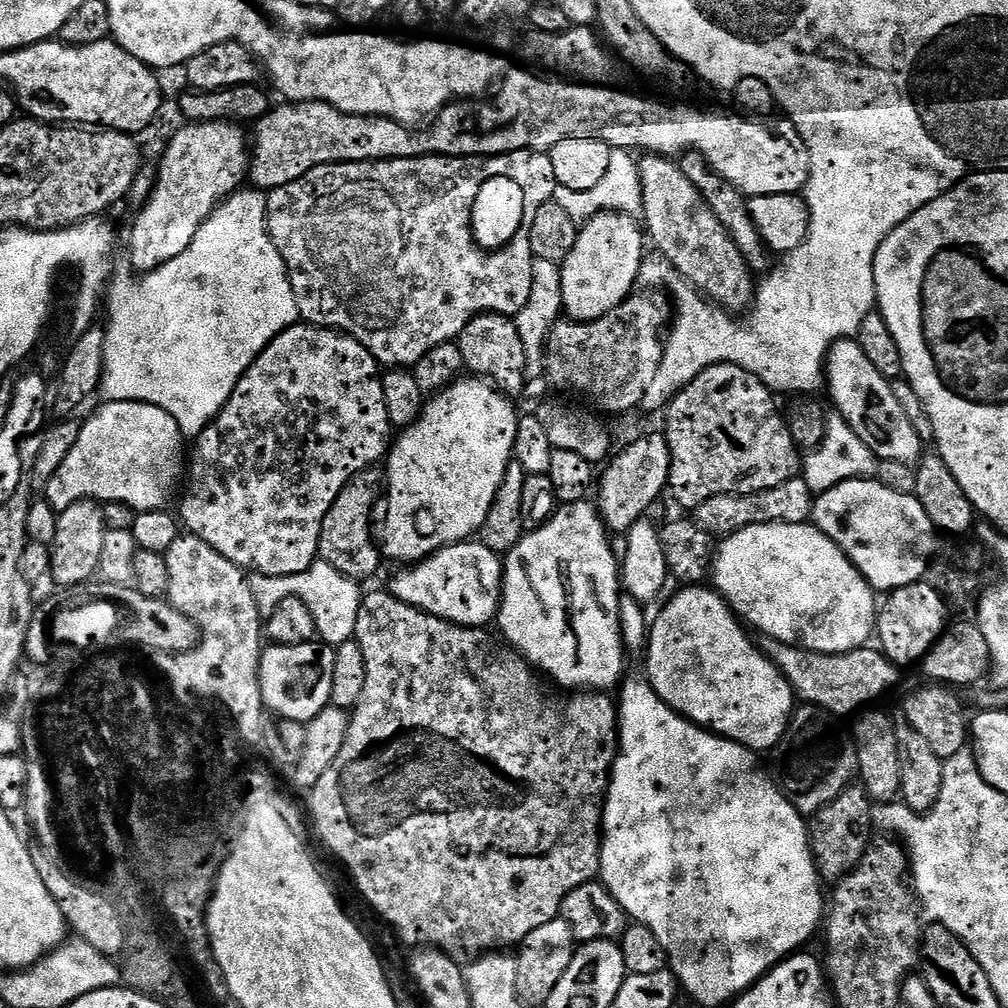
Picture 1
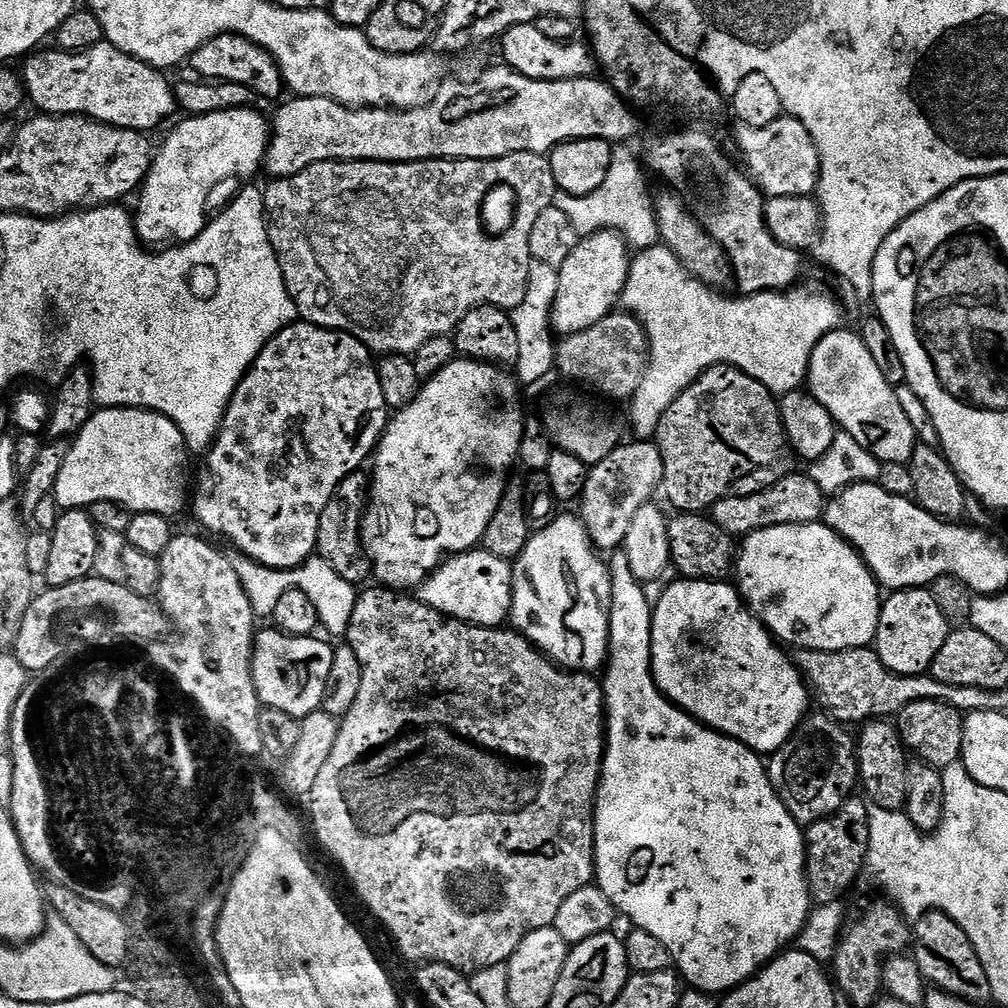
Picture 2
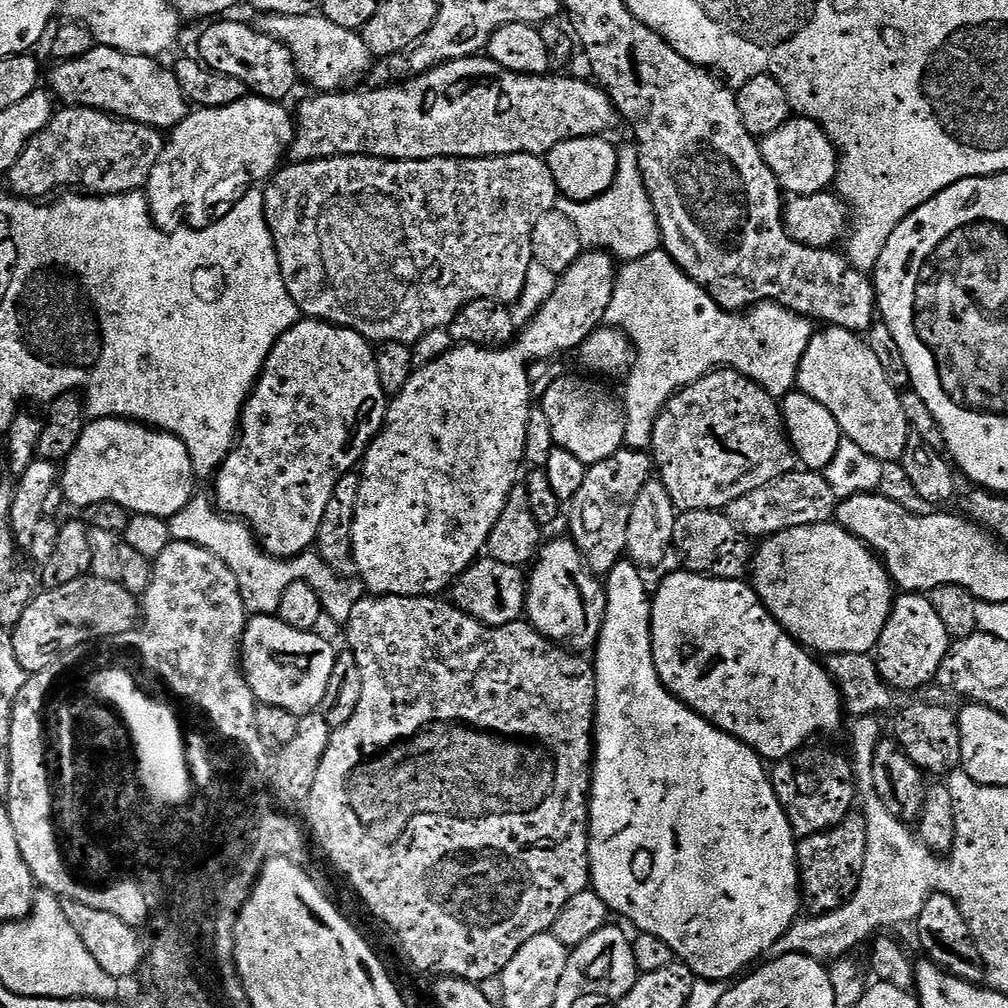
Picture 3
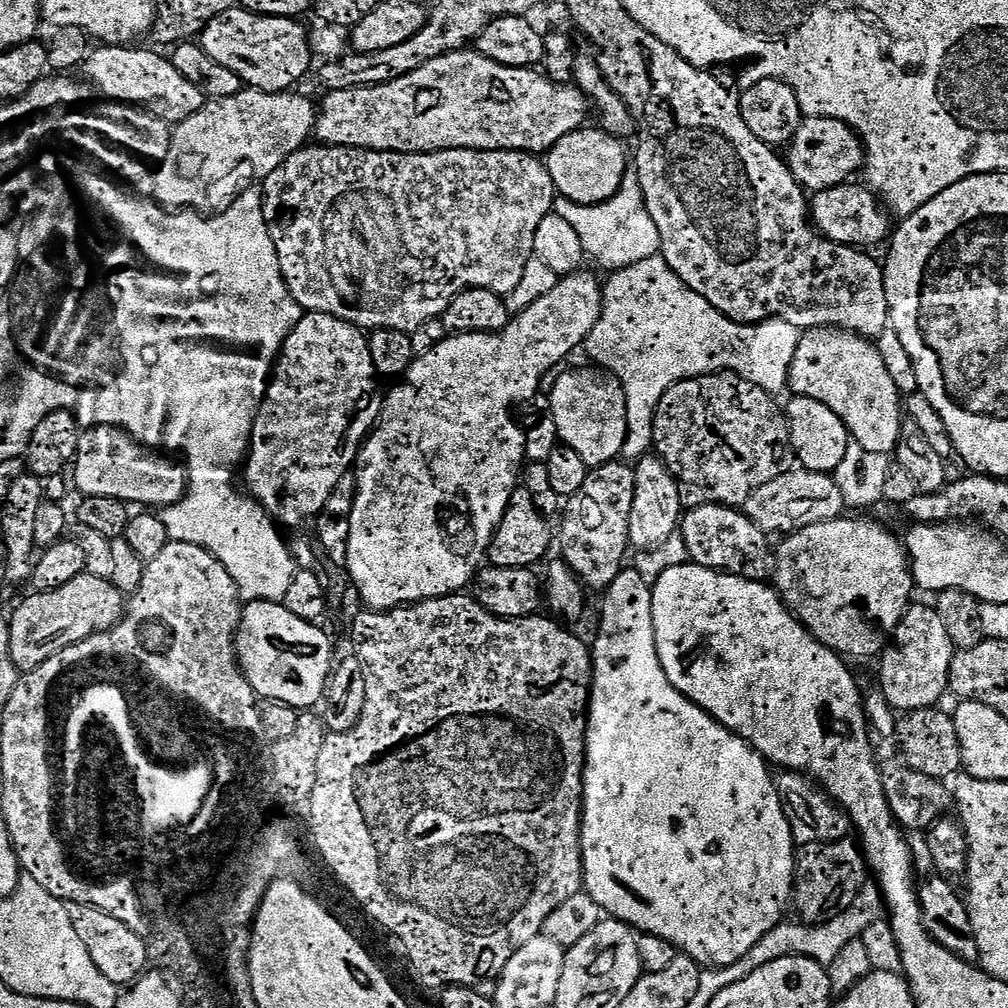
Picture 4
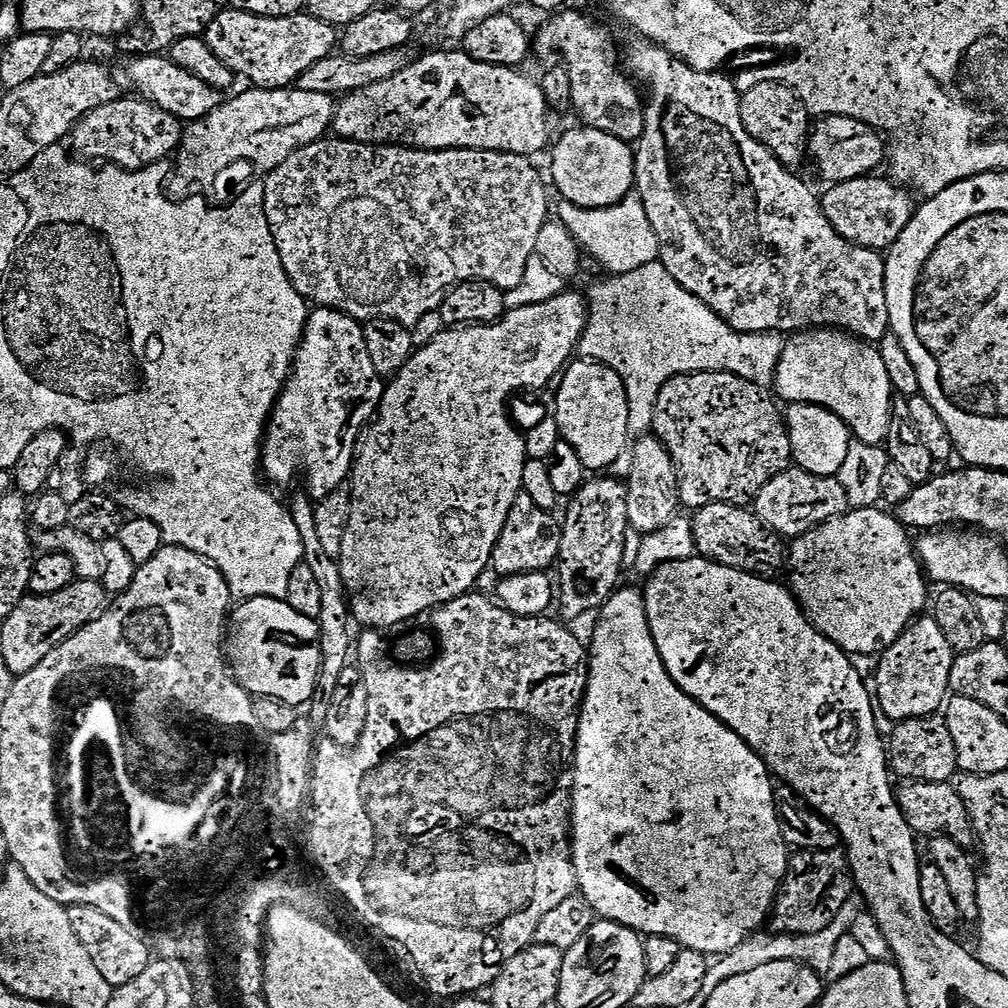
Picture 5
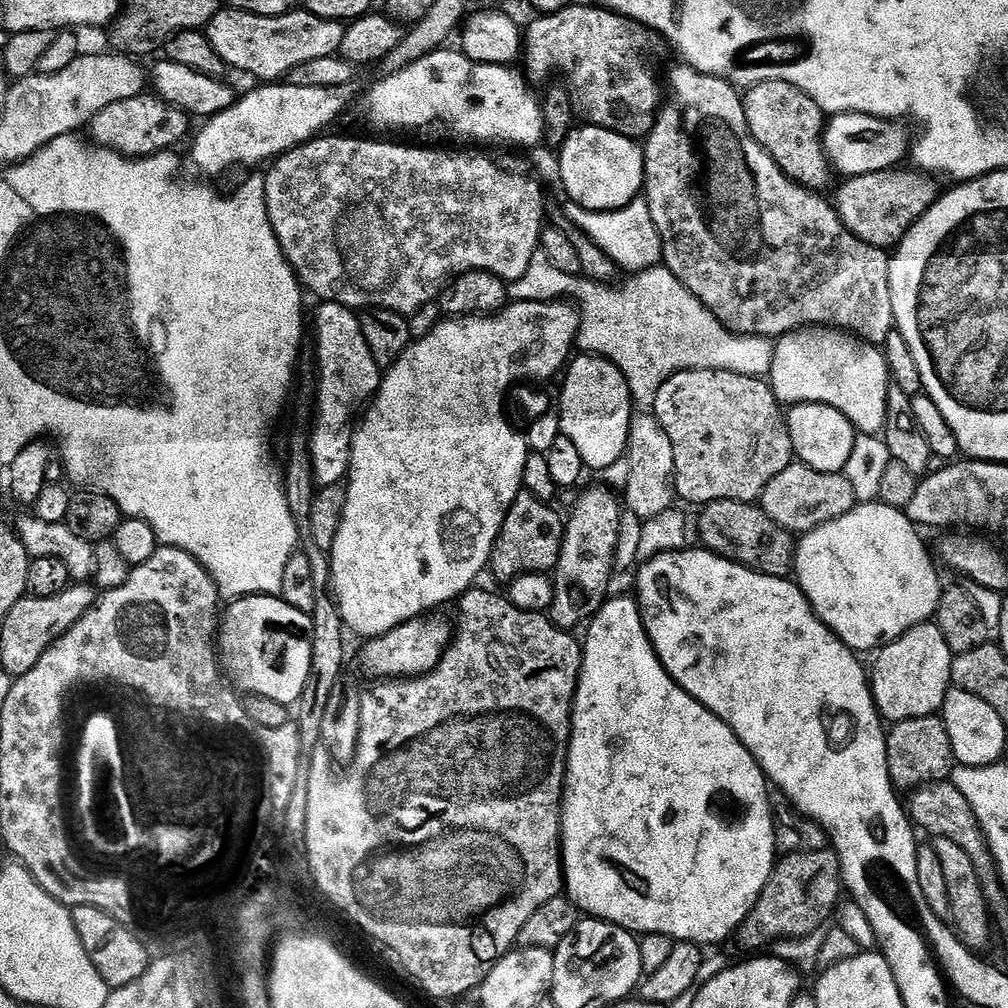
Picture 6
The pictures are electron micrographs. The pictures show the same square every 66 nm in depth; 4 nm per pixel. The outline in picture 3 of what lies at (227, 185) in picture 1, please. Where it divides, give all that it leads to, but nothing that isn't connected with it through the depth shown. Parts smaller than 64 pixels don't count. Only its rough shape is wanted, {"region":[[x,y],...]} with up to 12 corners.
{"region":[[249,94],[189,111],[146,185],[152,223],[206,224],[204,203],[249,168],[267,181],[296,136]]}

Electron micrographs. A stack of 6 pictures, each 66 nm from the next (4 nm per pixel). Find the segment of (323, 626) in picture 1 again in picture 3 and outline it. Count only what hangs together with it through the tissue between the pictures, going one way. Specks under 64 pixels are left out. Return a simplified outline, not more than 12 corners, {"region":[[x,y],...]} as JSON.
{"region":[[255,535],[200,545],[238,578],[249,613],[276,614],[306,582],[347,625],[354,596],[319,555],[269,556]]}

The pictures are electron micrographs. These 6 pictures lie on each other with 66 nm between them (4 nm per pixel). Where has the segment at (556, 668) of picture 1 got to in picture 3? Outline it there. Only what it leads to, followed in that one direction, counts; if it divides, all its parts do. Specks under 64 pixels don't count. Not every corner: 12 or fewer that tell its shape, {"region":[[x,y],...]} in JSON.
{"region":[[571,538],[531,565],[527,623],[573,653],[595,649],[603,583]]}

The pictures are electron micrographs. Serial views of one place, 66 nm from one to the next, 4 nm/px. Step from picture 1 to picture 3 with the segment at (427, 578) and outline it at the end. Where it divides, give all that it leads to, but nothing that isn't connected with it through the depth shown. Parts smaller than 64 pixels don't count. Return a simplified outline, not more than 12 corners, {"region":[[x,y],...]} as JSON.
{"region":[[477,559],[450,600],[492,628],[526,612],[525,569]]}

